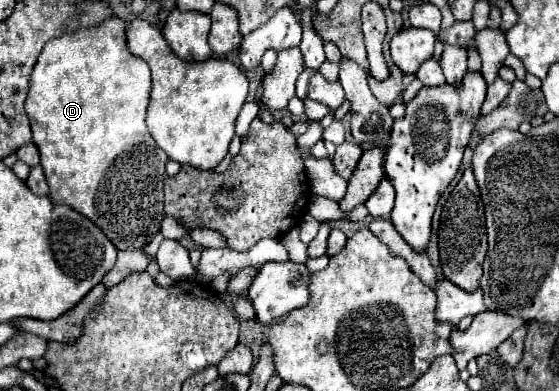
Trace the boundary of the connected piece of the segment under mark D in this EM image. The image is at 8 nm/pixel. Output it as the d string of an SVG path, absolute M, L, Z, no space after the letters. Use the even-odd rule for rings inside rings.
M108 18L94 30L80 28L50 40L30 74L26 114L32 122L32 142L40 152L40 166L50 186L48 198L90 218L116 250L144 248L158 234L164 218L162 186L168 156L156 146L146 126L150 90L150 68L128 52L126 22L120 18Z

